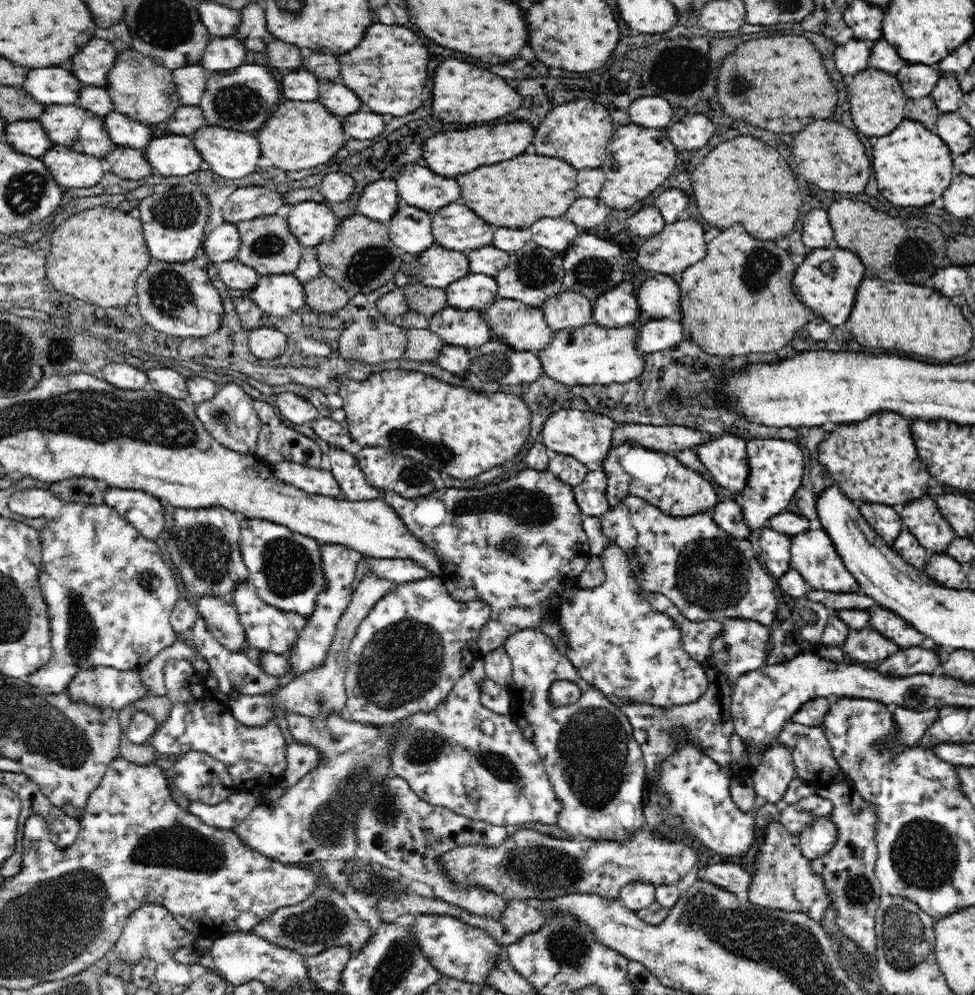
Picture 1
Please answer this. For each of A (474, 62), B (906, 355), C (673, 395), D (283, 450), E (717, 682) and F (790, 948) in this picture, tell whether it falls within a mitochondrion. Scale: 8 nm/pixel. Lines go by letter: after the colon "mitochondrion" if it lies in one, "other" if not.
A: other
B: other
C: mitochondrion
D: other
E: other
F: mitochondrion

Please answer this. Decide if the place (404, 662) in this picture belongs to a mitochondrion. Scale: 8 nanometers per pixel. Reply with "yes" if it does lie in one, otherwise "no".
yes

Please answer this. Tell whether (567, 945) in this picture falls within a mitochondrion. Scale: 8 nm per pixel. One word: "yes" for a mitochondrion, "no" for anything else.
yes

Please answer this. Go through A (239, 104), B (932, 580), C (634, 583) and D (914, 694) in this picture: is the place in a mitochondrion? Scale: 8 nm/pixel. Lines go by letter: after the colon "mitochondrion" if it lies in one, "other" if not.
A: mitochondrion
B: other
C: other
D: other

